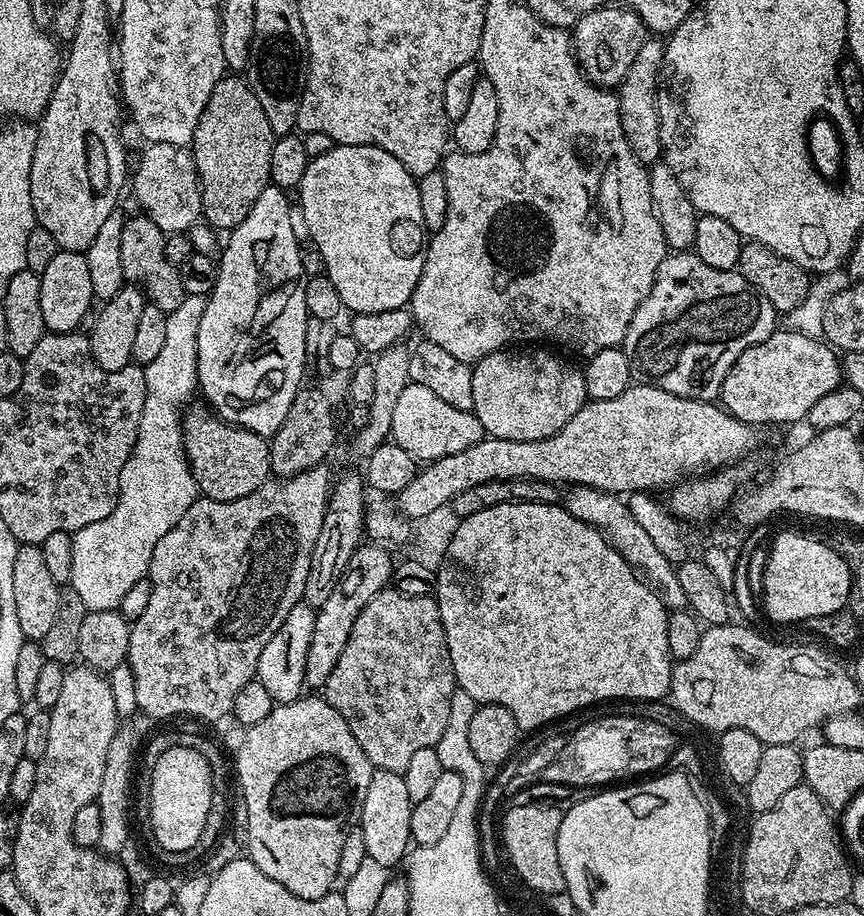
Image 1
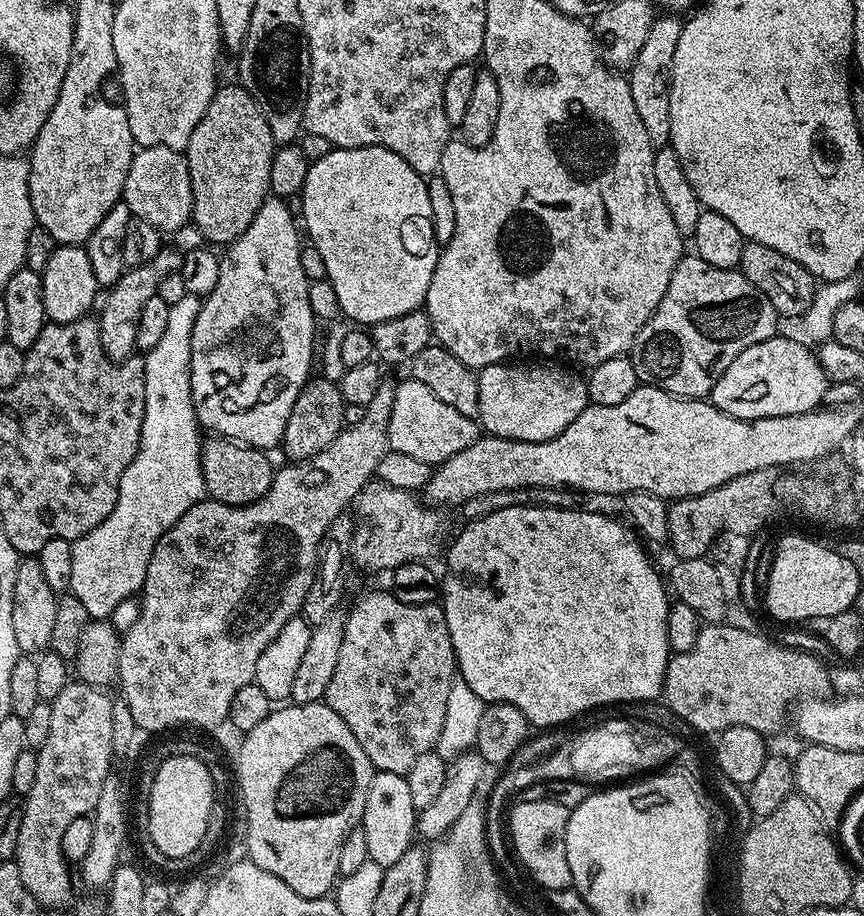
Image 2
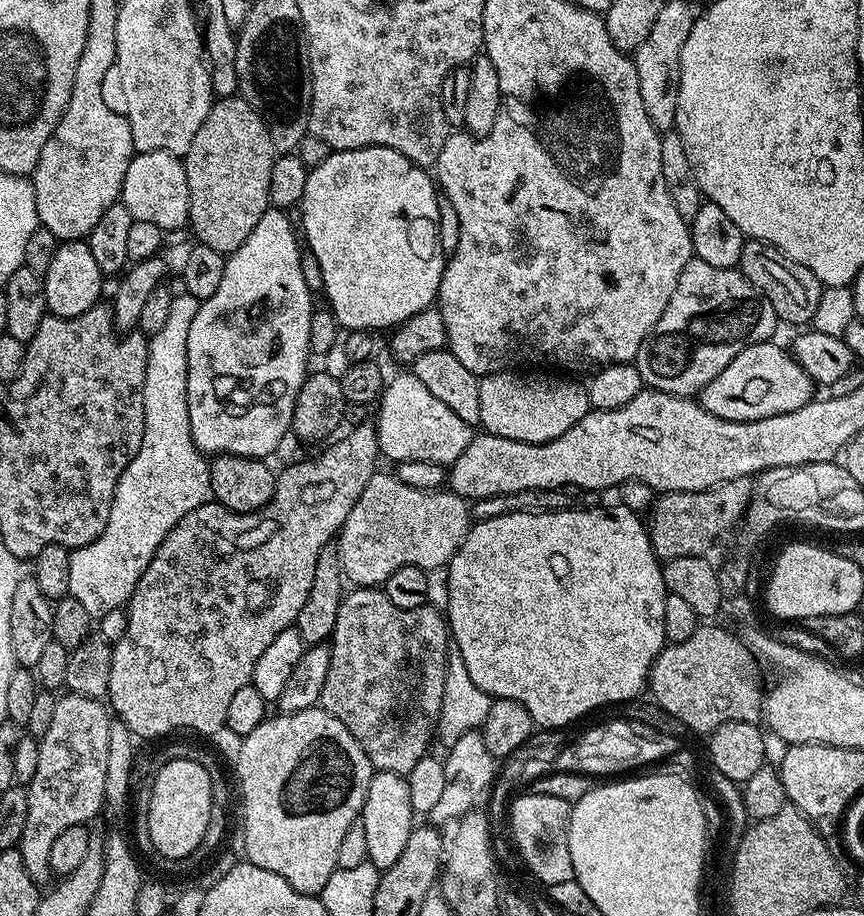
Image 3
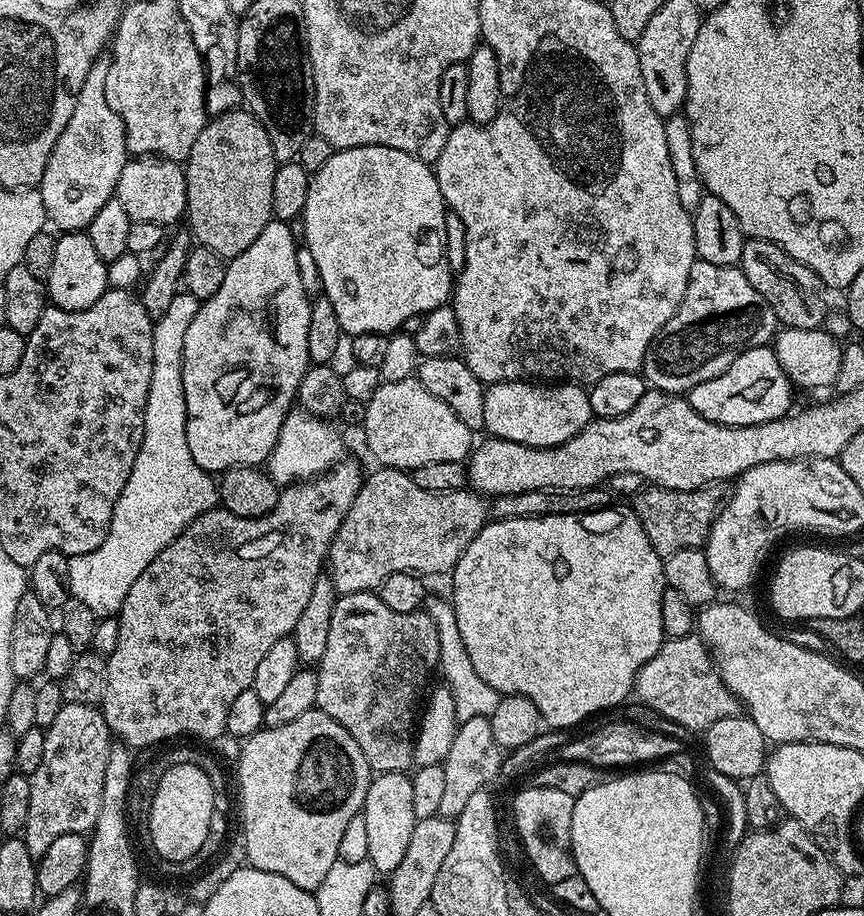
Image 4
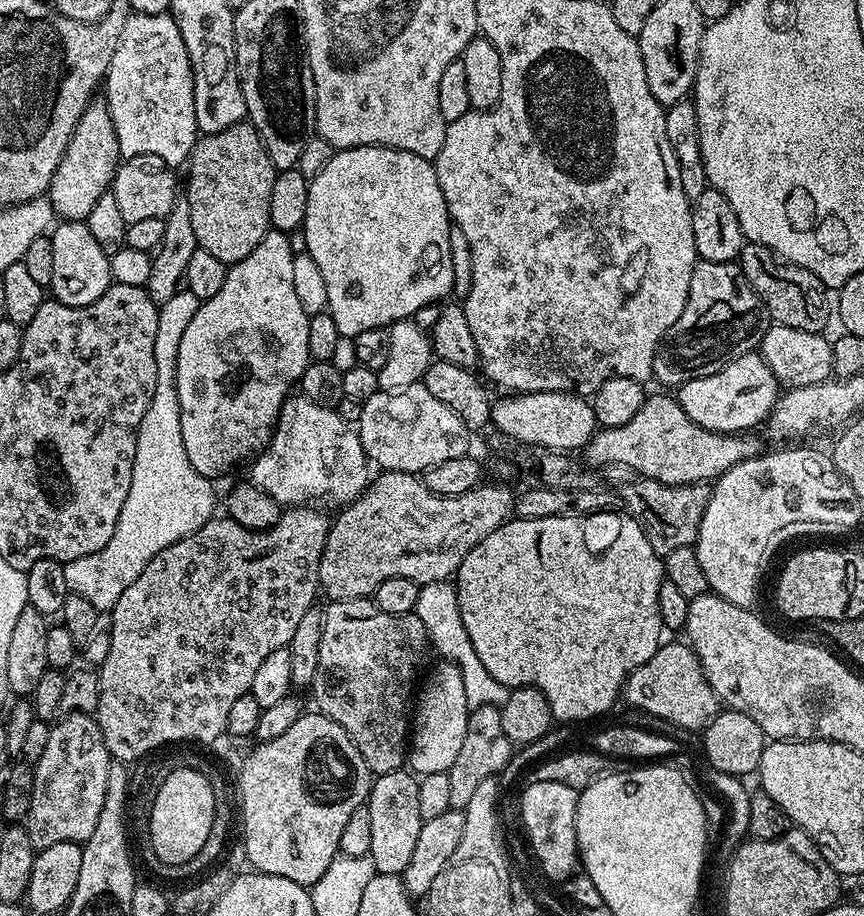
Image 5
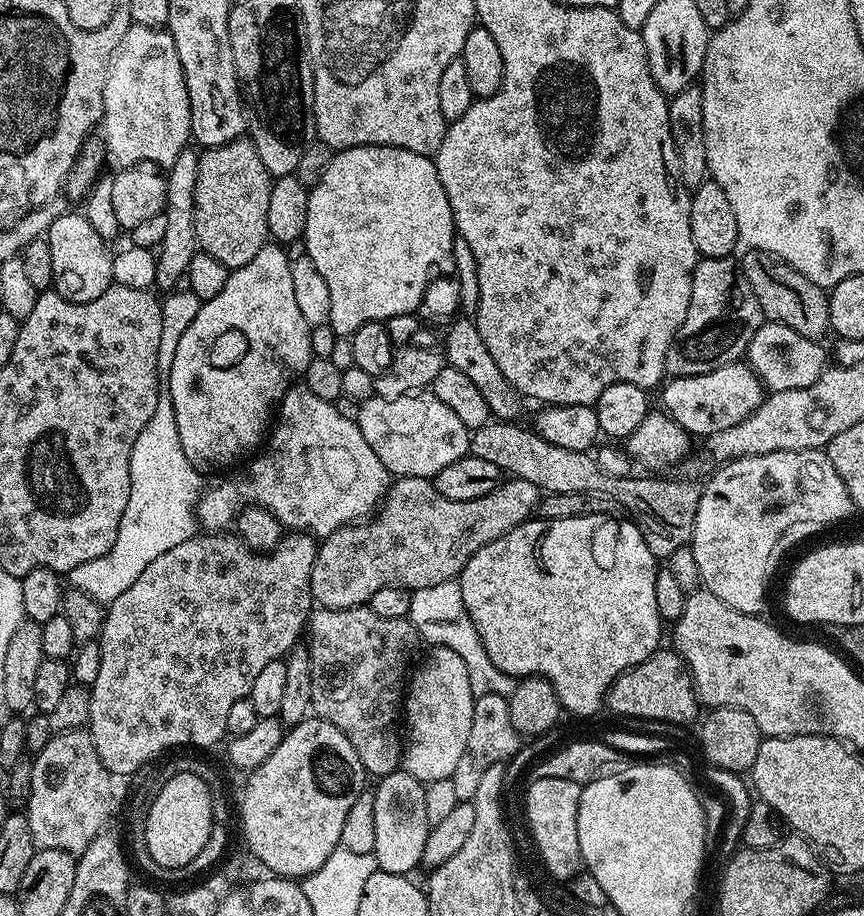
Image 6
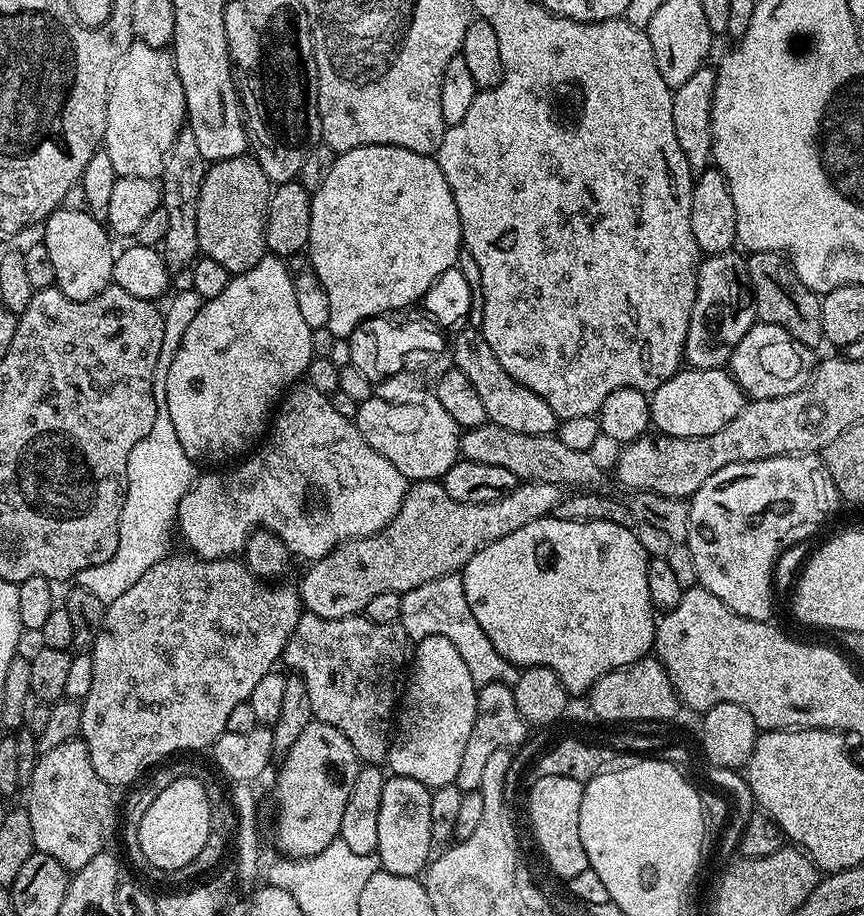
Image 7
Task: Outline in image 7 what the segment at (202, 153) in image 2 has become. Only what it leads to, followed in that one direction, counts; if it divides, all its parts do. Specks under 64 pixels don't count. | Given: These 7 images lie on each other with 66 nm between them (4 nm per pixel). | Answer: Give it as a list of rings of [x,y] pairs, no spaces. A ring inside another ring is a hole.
[[[251,155],[235,156],[207,165],[202,190],[198,194],[198,246],[201,253],[214,262],[226,266],[229,274],[250,270],[266,255],[266,218],[268,200],[272,197],[273,185],[266,178],[262,166]]]

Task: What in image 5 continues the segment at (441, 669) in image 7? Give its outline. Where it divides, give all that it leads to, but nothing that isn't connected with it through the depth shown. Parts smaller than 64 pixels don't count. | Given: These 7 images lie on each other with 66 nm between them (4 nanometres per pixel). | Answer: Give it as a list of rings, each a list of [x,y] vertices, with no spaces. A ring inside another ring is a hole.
[[[440,662],[429,674],[424,689],[421,692],[419,689],[418,699],[414,704],[414,715],[410,720],[410,743],[406,753],[407,767],[413,773],[425,776],[447,772],[450,766],[454,766],[454,758],[458,758],[462,738],[466,738],[469,711],[466,686],[462,686],[462,674],[458,666]]]

